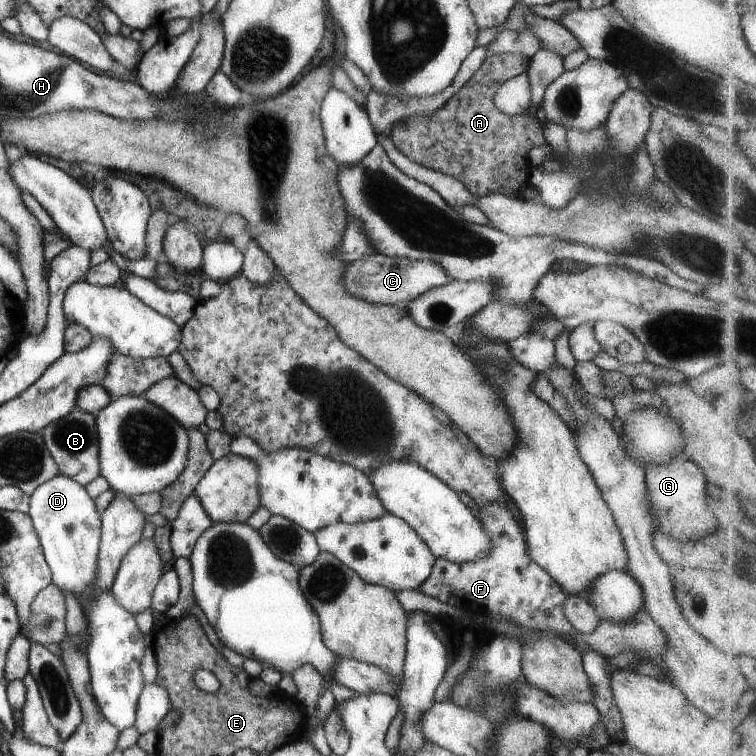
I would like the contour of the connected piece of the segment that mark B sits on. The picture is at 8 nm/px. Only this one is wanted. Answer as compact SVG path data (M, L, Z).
M73 407L63 418L45 424L39 432L43 442L57 465L61 476L71 478L73 482L85 486L99 476L99 458L97 458L97 430L95 415Z

